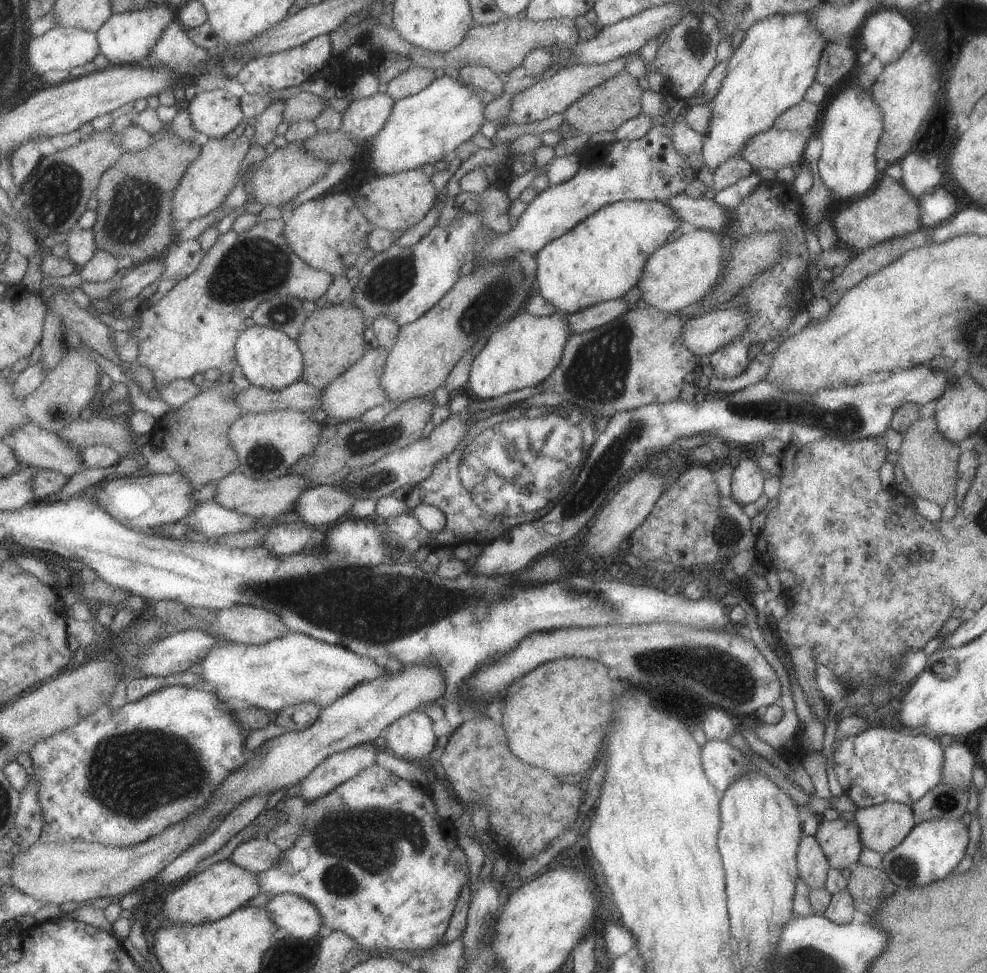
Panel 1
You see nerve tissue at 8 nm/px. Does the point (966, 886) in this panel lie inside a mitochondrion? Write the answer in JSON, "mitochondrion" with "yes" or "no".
{"mitochondrion":"no"}

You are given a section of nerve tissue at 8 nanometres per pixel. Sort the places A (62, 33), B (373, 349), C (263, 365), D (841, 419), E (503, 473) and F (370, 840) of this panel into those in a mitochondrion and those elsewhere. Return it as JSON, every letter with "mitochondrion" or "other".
{"A":"other","B":"other","C":"other","D":"mitochondrion","E":"mitochondrion","F":"mitochondrion"}

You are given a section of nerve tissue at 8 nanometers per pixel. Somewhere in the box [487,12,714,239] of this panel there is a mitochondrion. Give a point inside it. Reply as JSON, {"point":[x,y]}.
{"point":[696,41]}

